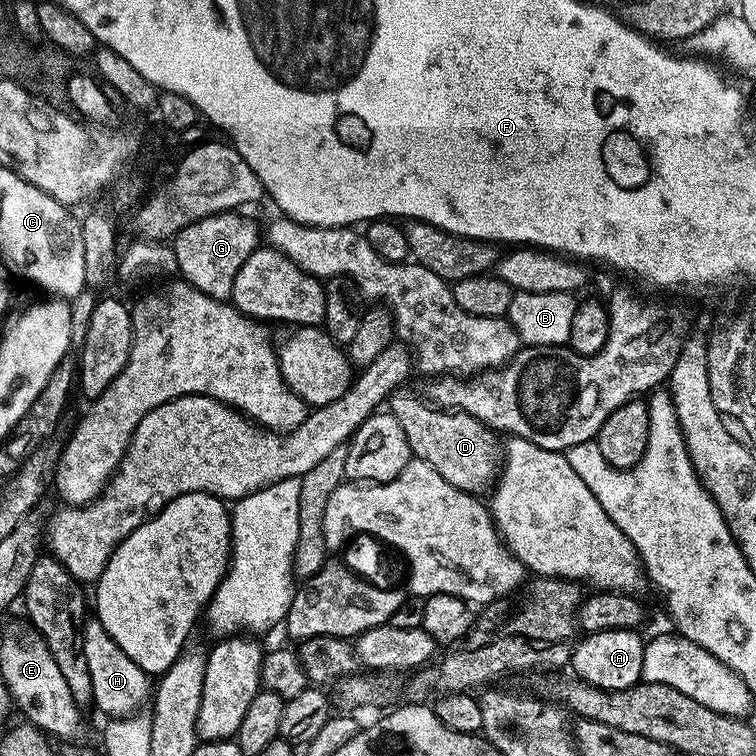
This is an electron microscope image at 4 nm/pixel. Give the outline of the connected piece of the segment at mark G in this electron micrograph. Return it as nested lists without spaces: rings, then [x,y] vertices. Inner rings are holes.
[[[233,212],[219,216],[209,216],[201,221],[190,223],[179,233],[172,244],[179,275],[193,288],[208,297],[227,303],[233,294],[235,279],[242,267],[261,247],[257,224]]]

